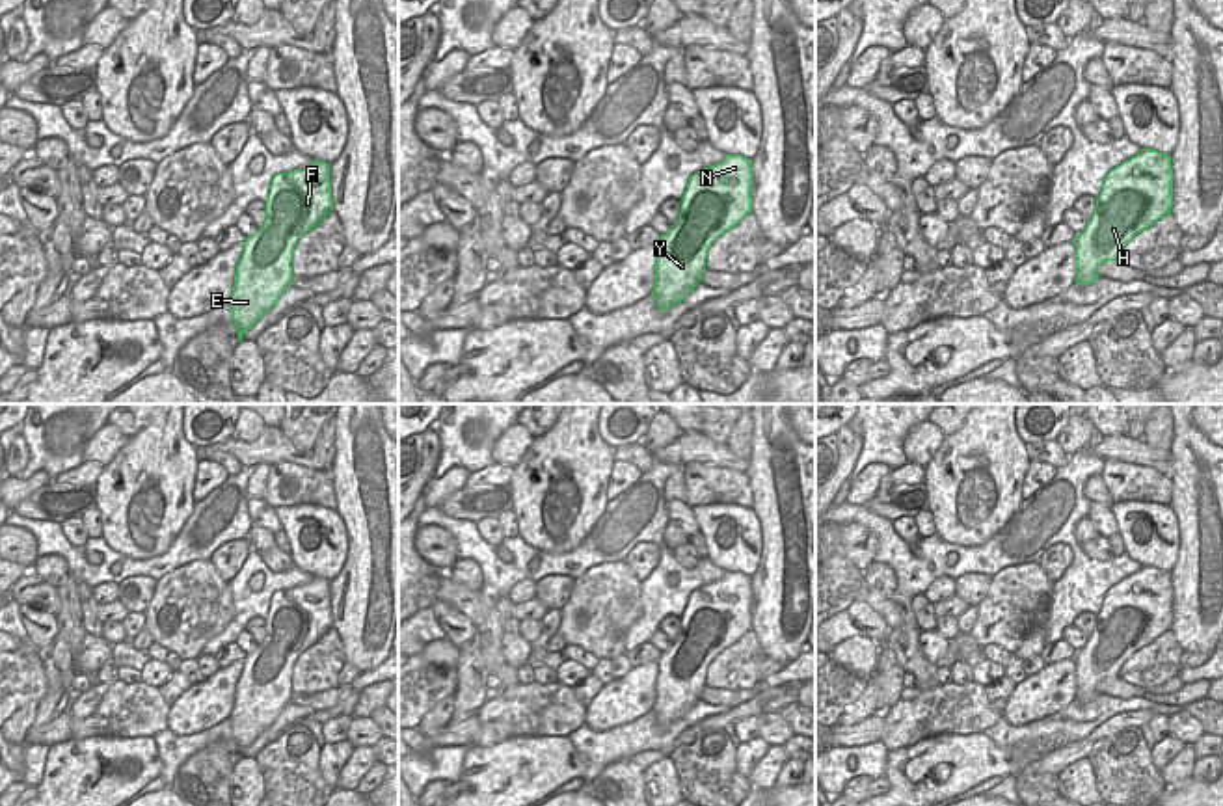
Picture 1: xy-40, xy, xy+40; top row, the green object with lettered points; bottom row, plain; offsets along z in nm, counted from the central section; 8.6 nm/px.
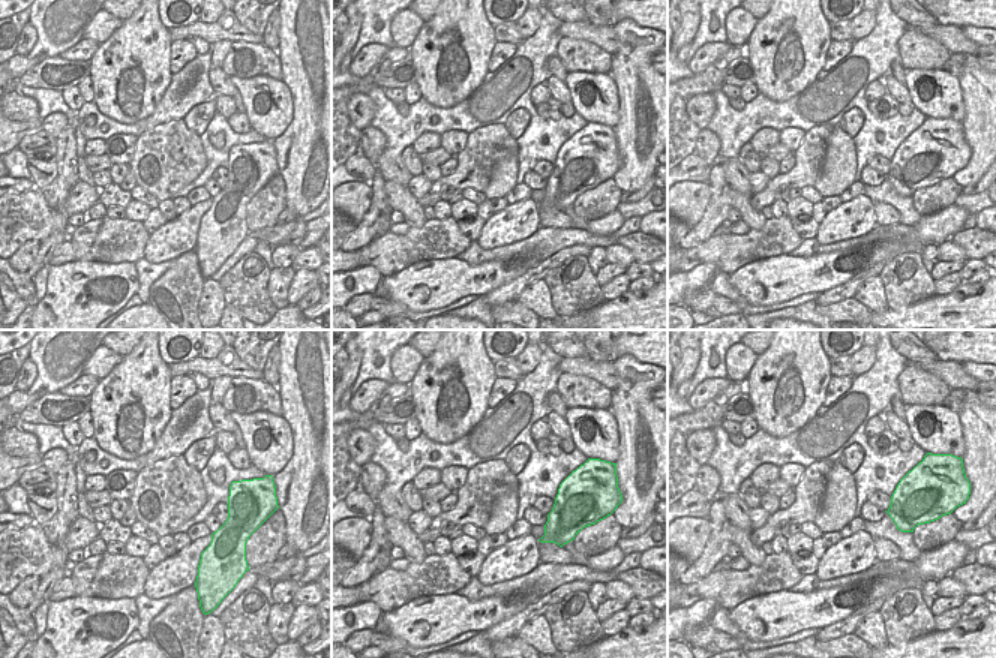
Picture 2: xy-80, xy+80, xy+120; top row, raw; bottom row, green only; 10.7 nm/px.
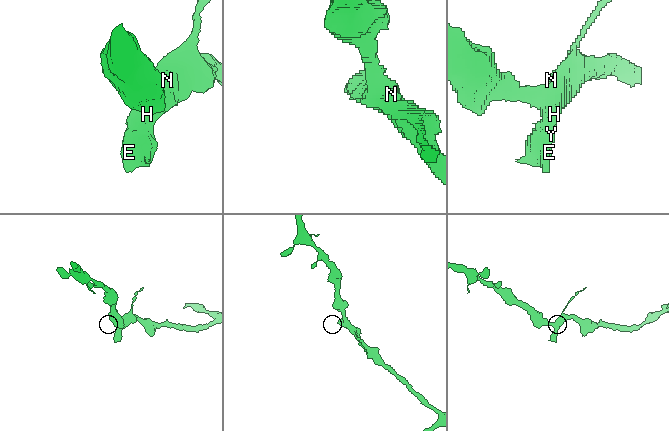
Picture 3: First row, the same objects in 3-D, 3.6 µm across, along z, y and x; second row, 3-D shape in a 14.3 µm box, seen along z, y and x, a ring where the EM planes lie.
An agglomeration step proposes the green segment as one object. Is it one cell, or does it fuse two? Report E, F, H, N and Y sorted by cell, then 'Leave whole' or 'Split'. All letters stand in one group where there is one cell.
Groups: E F H N Y. Leave whole.

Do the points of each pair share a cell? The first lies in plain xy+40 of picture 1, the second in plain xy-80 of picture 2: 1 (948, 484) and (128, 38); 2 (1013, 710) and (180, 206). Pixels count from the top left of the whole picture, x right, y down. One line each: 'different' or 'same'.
1: same
2: different

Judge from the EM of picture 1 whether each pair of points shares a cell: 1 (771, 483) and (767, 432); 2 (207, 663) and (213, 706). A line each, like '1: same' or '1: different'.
1: same
2: different

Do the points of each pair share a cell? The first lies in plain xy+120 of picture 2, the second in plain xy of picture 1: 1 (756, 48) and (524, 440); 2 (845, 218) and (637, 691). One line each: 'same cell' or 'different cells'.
1: different cells
2: same cell

